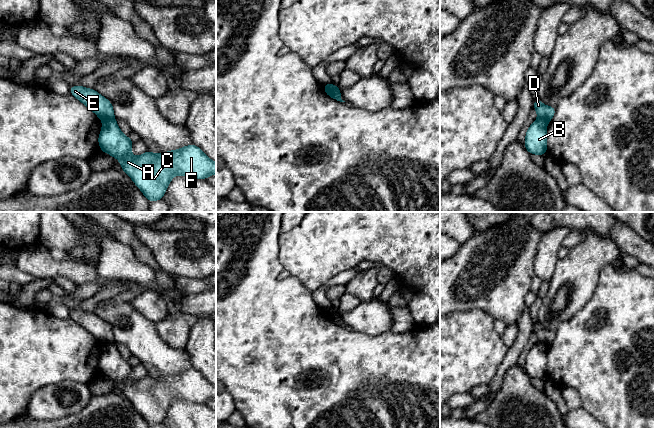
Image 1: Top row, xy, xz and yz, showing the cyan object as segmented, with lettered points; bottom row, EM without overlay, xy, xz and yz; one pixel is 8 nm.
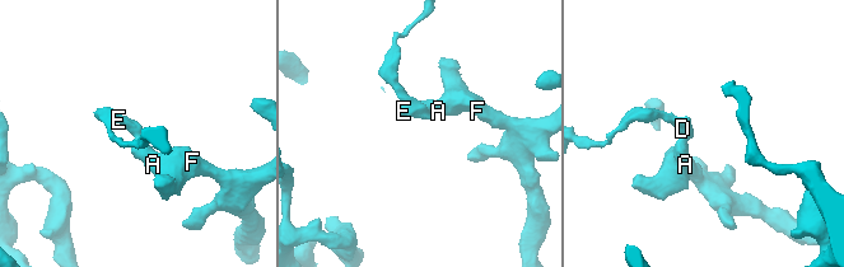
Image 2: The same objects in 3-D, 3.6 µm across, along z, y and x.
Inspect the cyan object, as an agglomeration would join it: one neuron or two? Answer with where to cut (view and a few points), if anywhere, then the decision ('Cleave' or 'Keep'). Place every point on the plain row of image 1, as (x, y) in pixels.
Split along xz (325, 309), (339, 315). Cleave

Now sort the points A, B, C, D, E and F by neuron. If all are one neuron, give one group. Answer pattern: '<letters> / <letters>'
A B C F / D E

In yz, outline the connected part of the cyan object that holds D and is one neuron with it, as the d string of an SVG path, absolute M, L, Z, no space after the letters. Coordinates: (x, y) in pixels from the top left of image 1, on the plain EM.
M538 322L533 326L533 331L537 336L538 342L547 347L551 345L556 336L555 331L545 330Z

